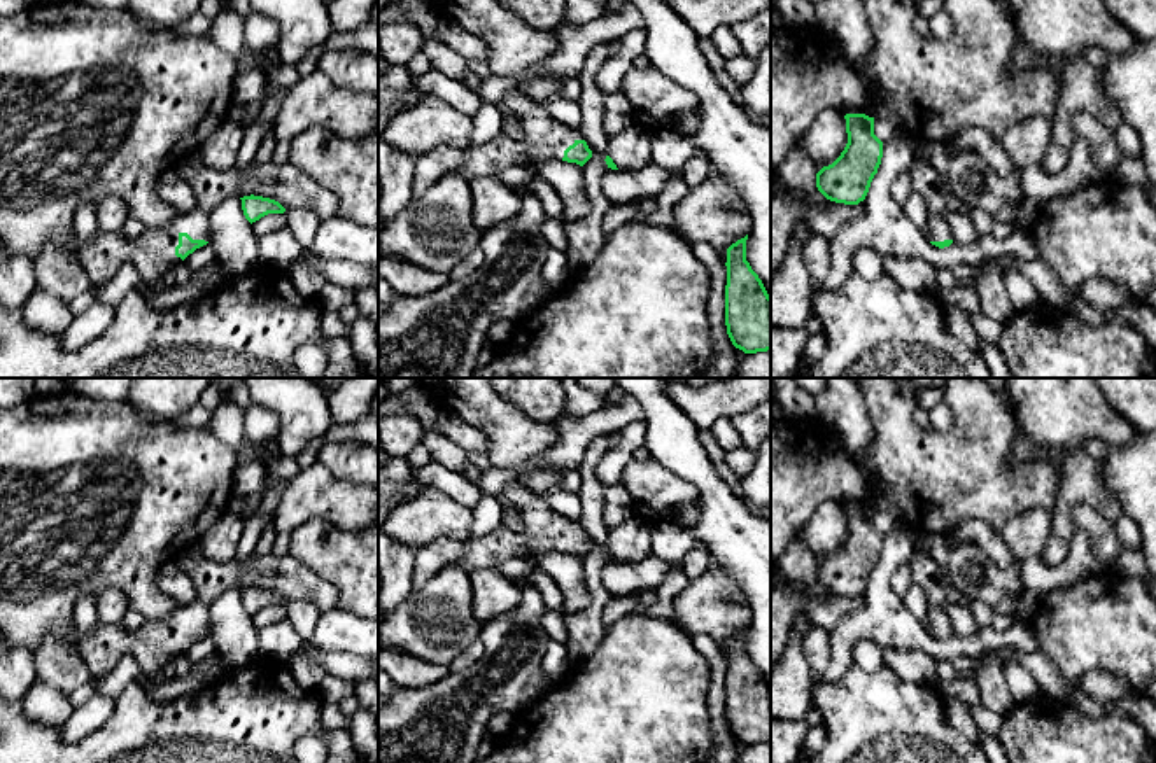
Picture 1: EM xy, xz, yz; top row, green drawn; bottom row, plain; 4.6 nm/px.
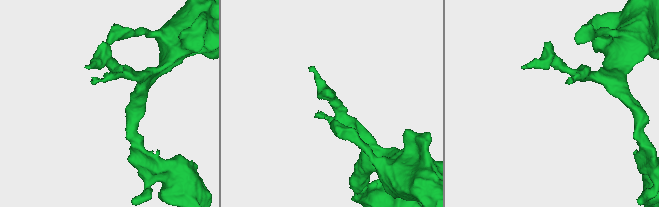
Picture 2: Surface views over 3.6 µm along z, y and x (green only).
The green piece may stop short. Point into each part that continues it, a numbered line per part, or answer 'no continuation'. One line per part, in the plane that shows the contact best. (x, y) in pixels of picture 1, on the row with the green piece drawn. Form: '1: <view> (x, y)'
1: xy (153, 252)

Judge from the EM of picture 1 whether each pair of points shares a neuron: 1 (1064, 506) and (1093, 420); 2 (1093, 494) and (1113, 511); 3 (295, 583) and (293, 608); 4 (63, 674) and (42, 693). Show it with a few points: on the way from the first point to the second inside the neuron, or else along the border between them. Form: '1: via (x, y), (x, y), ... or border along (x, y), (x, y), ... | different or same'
1: border along (1043, 447), (1083, 450) | different
2: via (1099, 497), (1107, 506) | same
3: border along (286, 601), (310, 601), (321, 611) | different
4: border along (39, 678), (67, 695) | different

